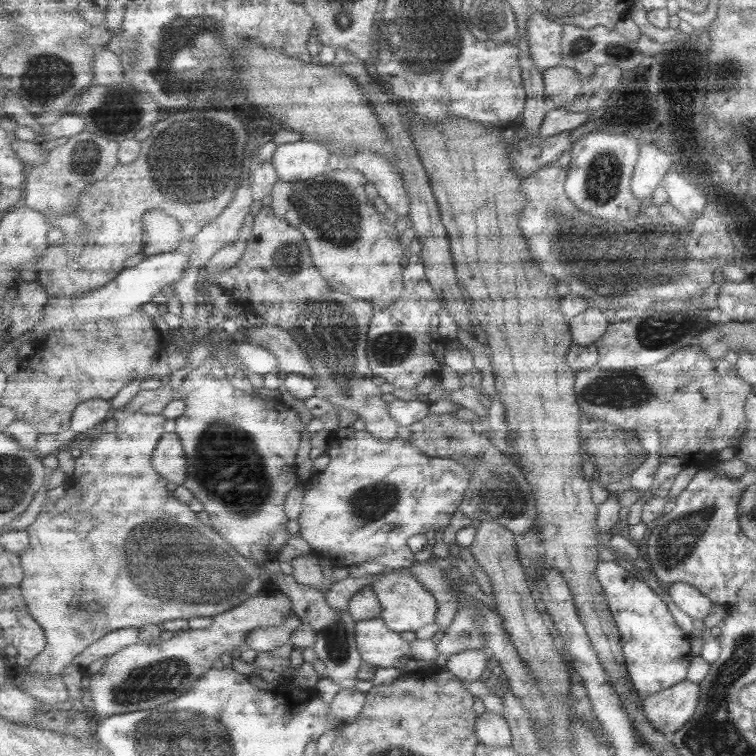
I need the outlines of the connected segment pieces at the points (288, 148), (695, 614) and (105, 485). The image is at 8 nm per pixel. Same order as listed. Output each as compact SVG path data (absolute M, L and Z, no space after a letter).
M299 140L283 144L271 162L277 168L281 182L305 182L329 172L327 164L331 154L333 152L325 148L323 142Z
M679 582L675 586L669 586L669 594L673 598L673 602L691 616L691 620L703 620L709 612L711 606L715 604L707 594L703 594L697 586L687 584L687 582Z
M115 410L111 414L111 418L115 420L115 432L111 432L111 434L99 434L99 432L93 434L91 448L77 460L77 470L73 474L71 486L67 488L67 494L57 502L47 502L47 506L43 508L39 518L27 528L29 534L31 534L31 546L21 554L21 566L25 568L25 580L21 584L21 590L23 590L23 596L27 600L29 614L33 614L33 618L45 628L47 648L25 670L29 670L33 674L39 674L43 678L63 674L71 664L75 664L75 658L79 658L79 654L83 654L89 646L93 646L105 634L111 634L115 630L143 628L143 626L149 626L149 624L161 626L165 622L175 622L175 620L181 620L181 618L183 620L205 618L205 616L207 618L217 618L217 614L233 612L237 606L241 606L249 598L259 596L261 594L261 584L265 580L263 570L257 564L243 558L235 548L231 548L231 544L227 544L227 540L223 540L223 536L213 526L203 526L199 522L197 512L193 512L183 500L175 498L175 492L171 492L167 488L169 482L165 478L161 478L159 472L153 468L155 466L155 450L159 450L159 442L163 442L163 436L165 436L167 416L153 416L153 414L139 414L139 412L135 414L135 412Z

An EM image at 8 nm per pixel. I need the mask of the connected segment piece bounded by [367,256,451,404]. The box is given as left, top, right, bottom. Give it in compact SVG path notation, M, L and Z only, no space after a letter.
M411 256L407 262L405 270L405 292L399 302L385 310L375 310L375 318L371 322L369 330L369 358L371 358L371 368L377 376L385 380L385 384L393 384L395 388L407 388L417 394L419 402L431 404L429 394L433 392L435 384L441 382L441 368L447 362L447 350L451 346L449 338L439 336L439 312L443 310L443 300L439 298L435 286L427 280L427 268L421 260L421 256Z

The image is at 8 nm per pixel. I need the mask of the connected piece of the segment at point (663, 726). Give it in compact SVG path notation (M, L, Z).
M687 680L673 686L671 690L663 690L659 694L649 696L645 700L645 712L659 732L677 734L695 718L701 698L701 684Z

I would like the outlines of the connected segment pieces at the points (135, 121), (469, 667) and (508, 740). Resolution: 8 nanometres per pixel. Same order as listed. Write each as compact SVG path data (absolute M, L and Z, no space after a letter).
M127 78L121 80L121 84L117 86L91 86L87 88L83 94L79 94L77 104L73 108L73 112L69 112L73 116L83 116L89 132L95 132L99 136L105 136L109 140L129 140L129 138L137 138L137 134L159 122L161 114L159 114L159 104L155 102L155 98L151 98L151 94L143 94L141 90L137 90L137 86L133 86L133 82L129 82Z
M467 650L455 656L449 656L449 662L445 666L447 672L455 674L463 682L475 682L483 676L489 662L487 650Z
M485 712L477 722L477 736L487 748L505 748L513 744L513 730L503 714Z

